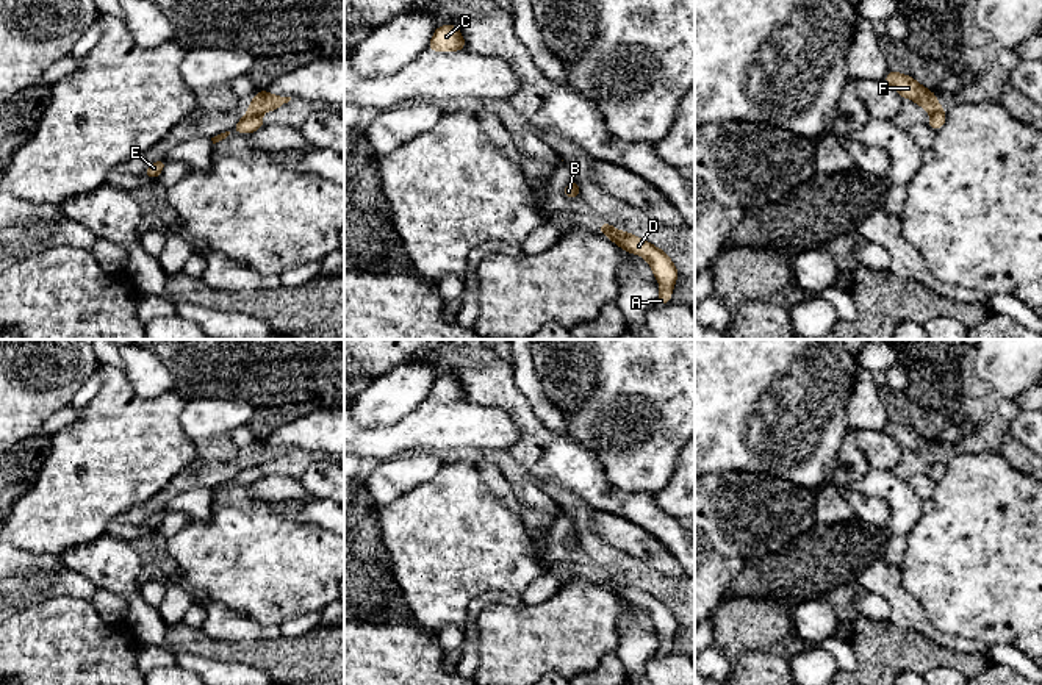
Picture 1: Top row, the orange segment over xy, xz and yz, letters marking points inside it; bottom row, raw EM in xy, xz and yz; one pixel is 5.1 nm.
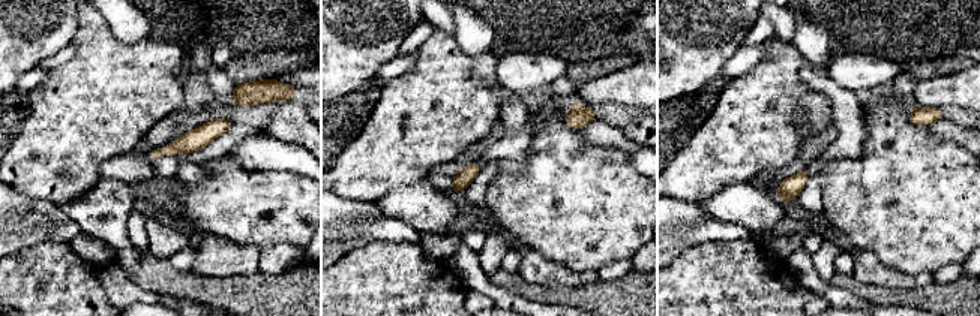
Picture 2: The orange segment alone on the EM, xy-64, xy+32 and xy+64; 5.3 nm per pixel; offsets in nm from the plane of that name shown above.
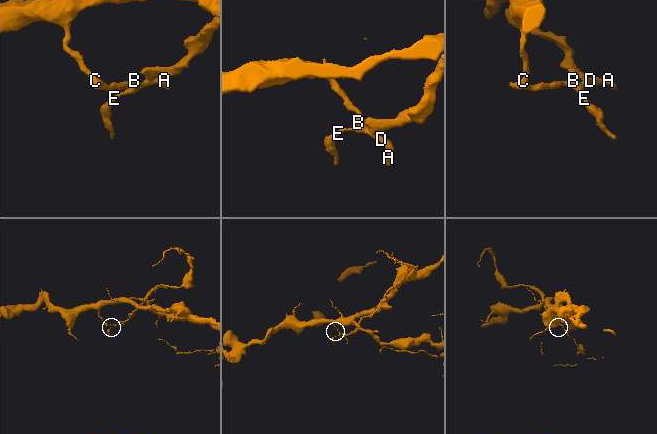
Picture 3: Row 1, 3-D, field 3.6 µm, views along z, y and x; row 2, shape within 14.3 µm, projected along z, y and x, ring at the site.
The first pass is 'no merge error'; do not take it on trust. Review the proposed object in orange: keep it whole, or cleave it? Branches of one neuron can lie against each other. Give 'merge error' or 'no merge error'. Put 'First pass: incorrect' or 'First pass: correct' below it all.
merge error
First pass: incorrect

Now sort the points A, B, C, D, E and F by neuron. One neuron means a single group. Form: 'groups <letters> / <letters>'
groups A B C D E / F

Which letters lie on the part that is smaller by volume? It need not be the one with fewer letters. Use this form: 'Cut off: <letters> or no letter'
Cut off: F

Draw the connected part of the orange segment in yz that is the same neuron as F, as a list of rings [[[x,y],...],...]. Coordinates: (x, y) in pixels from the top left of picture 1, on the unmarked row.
[[[889,421],[884,432],[892,436],[901,447],[911,449],[923,460],[934,461],[939,457],[937,447],[912,427]]]

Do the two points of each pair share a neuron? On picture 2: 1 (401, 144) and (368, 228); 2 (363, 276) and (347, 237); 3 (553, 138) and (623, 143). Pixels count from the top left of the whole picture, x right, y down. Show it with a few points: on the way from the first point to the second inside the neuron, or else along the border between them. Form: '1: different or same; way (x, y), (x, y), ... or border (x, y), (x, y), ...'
1: different; border (339, 195), (348, 199), (371, 199), (374, 202)
2: different; border (387, 241), (365, 243), (345, 252), (336, 261)
3: different; border (578, 129), (578, 134), (592, 144), (619, 149)

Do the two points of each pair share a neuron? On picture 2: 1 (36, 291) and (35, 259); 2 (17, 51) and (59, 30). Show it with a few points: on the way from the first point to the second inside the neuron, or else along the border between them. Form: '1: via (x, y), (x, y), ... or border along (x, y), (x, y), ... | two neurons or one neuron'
1: via (36, 283), (35, 267) | one neuron
2: via (27, 45), (48, 33) | one neuron

